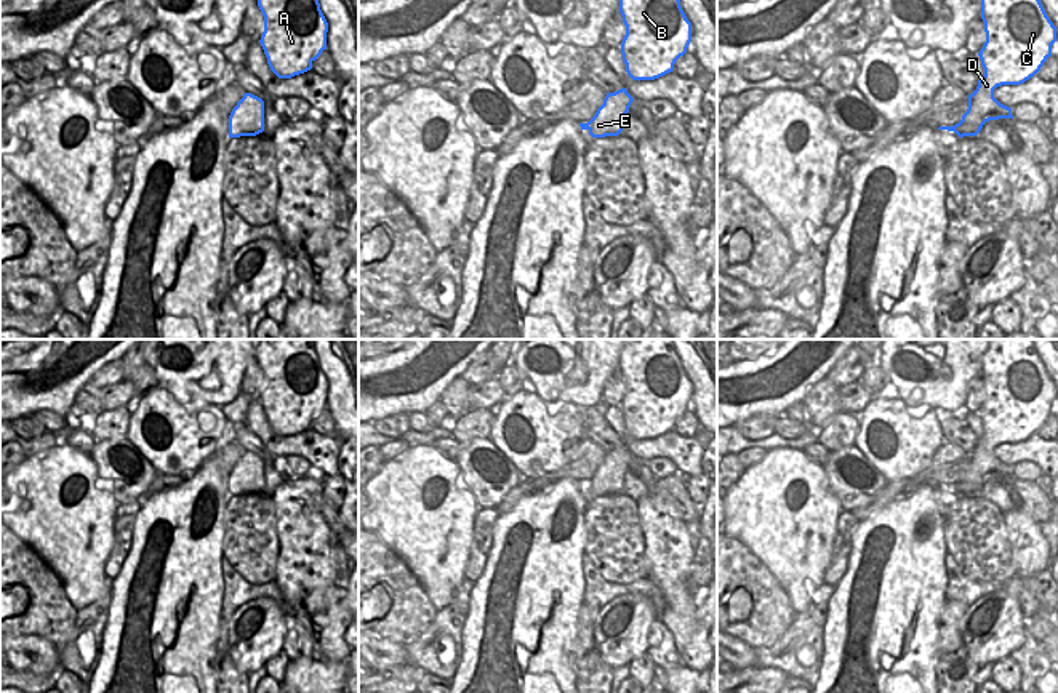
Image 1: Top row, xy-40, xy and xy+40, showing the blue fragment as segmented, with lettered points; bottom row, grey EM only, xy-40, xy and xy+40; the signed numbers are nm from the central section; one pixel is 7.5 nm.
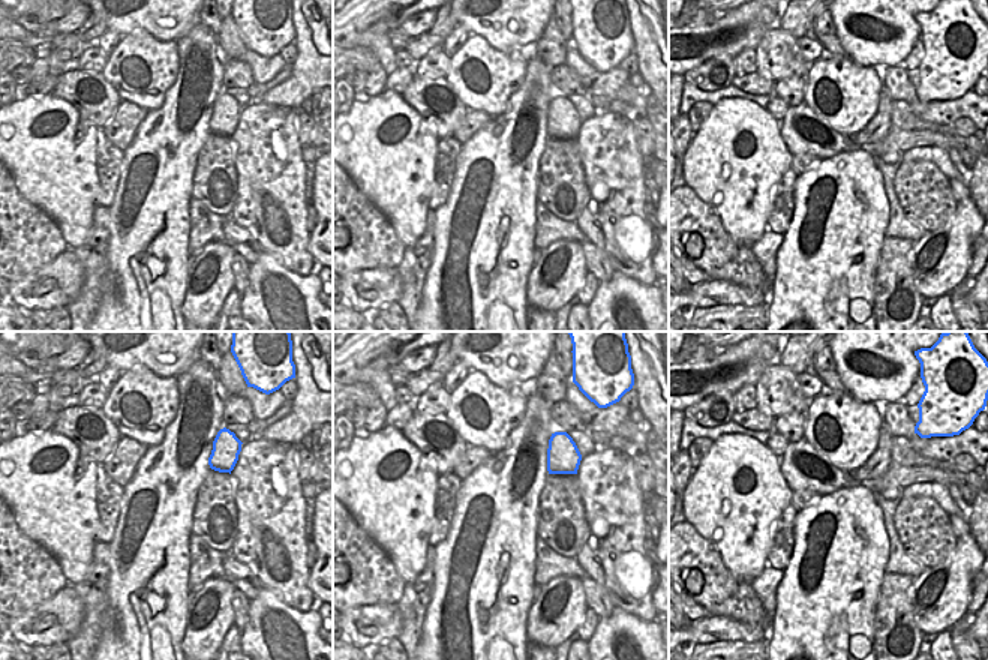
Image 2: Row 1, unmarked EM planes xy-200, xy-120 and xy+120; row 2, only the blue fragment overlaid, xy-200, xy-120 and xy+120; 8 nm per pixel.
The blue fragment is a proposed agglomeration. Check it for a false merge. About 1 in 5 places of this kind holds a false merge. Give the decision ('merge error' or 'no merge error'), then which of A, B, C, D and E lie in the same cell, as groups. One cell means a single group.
no merge error; A B C D E

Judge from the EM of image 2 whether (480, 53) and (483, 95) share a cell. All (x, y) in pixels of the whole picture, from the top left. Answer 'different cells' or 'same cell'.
same cell

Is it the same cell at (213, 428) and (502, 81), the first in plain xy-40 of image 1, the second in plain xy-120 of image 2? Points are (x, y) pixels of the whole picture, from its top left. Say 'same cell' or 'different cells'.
same cell

